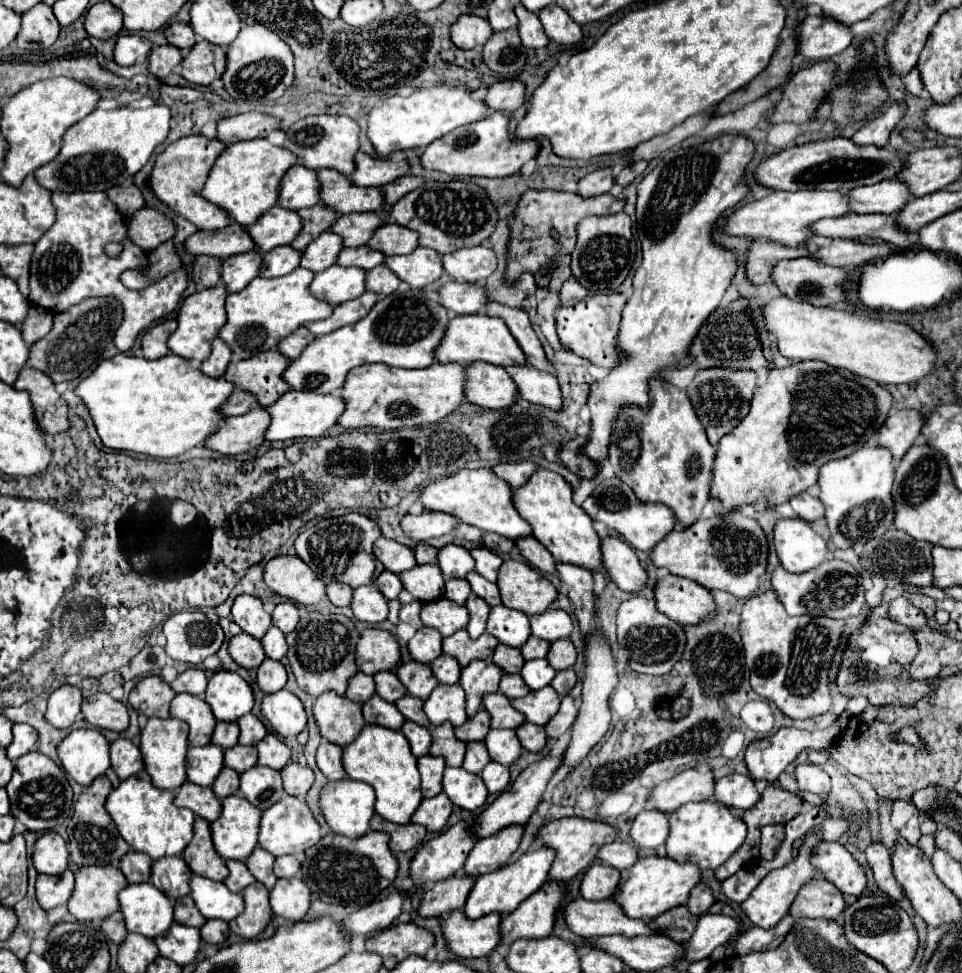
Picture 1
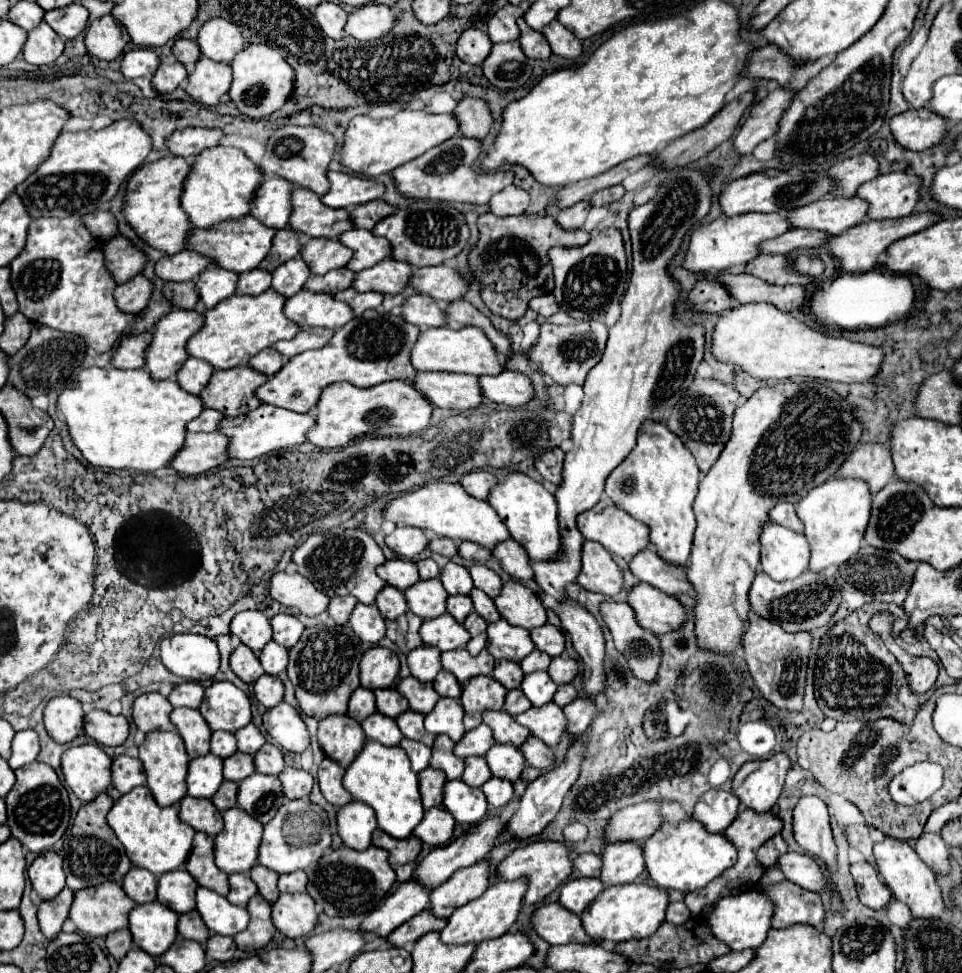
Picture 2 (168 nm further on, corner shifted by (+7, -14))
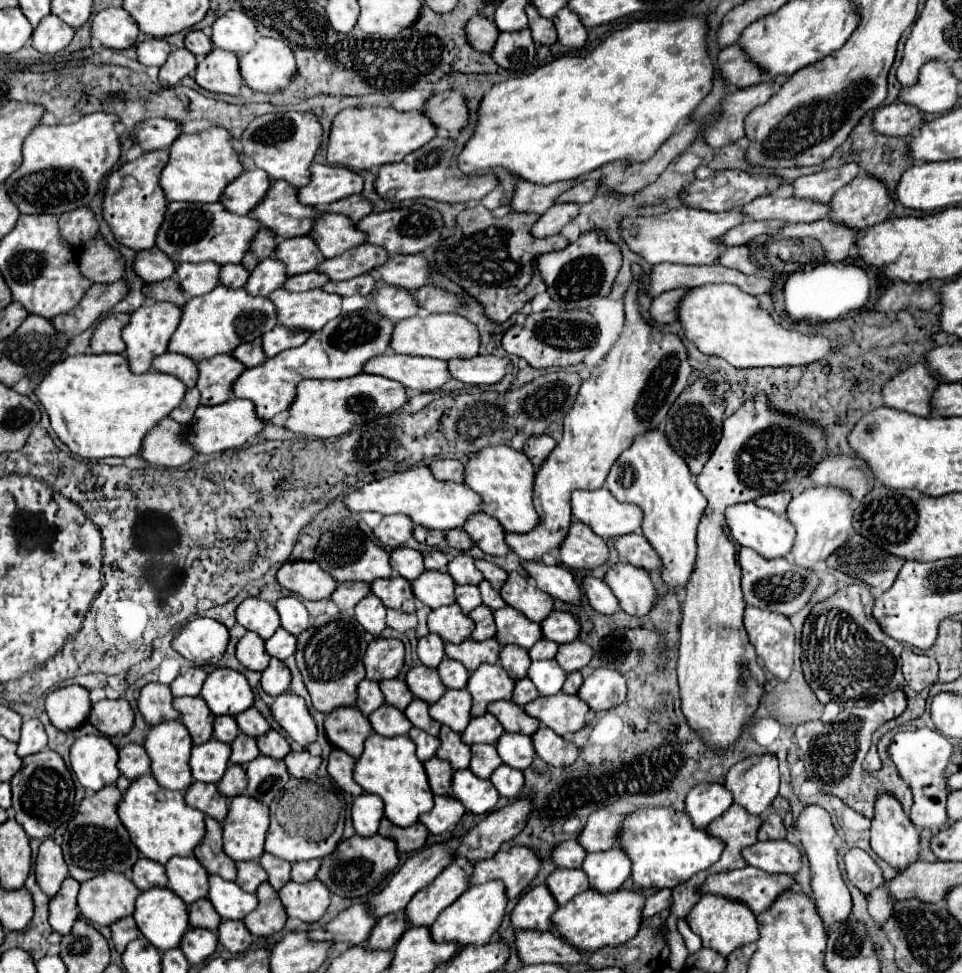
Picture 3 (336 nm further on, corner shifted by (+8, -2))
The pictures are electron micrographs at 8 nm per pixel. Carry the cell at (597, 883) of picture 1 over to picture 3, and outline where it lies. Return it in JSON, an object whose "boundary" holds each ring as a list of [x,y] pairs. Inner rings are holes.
{"boundary":[[[553,870],[547,878],[547,888],[551,890],[559,906],[567,904],[573,896],[589,890],[589,882],[583,870]]]}

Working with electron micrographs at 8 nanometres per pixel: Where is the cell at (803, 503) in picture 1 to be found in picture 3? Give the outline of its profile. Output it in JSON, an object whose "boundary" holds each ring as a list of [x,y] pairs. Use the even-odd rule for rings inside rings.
{"boundary":[[[777,492],[777,494],[767,494],[767,496],[761,496],[761,498],[757,498],[755,500],[755,504],[759,504],[759,506],[765,506],[765,508],[769,508],[771,512],[775,512],[775,514],[785,514],[785,508],[787,508],[787,504],[791,502],[791,494],[789,492]]]}

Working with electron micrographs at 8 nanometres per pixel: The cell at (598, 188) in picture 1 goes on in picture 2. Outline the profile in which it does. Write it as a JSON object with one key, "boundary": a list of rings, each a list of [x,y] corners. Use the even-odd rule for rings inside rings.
{"boundary":[[[582,200],[570,208],[564,208],[560,210],[560,214],[556,216],[556,222],[562,226],[562,228],[582,228],[582,224],[586,222],[586,216],[590,212],[592,204],[590,200]]]}

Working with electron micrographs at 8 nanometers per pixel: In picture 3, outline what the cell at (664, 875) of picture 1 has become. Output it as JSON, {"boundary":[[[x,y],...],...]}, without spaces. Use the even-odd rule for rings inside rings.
{"boundary":[[[593,888],[581,892],[569,904],[559,906],[553,916],[551,924],[555,932],[573,948],[577,948],[583,954],[595,952],[605,946],[617,946],[627,940],[631,940],[639,926],[641,926],[641,908],[645,904],[645,896],[641,892],[633,890],[617,890],[613,894],[601,894]]]}

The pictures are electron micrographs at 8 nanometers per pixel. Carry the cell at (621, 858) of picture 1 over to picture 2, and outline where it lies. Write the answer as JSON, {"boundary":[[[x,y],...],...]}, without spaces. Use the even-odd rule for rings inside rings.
{"boundary":[[[578,854],[574,858],[574,868],[584,878],[598,878],[602,870],[602,858],[598,854]]]}

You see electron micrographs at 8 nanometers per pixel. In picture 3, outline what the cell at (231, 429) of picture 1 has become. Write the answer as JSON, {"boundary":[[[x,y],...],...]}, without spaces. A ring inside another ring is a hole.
{"boundary":[[[171,418],[161,420],[161,424],[157,424],[149,436],[145,436],[139,456],[149,464],[161,464],[169,468],[183,466],[195,456],[193,448],[185,442],[185,432],[187,430]]]}

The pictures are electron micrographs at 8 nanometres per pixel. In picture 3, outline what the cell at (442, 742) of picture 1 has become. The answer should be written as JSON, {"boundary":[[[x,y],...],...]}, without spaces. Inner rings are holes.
{"boundary":[[[443,726],[439,738],[441,738],[441,748],[437,750],[437,756],[439,756],[441,760],[447,760],[453,770],[469,768],[471,750],[469,750],[469,746],[461,740],[461,734],[457,734],[457,732],[449,730],[447,726]]]}

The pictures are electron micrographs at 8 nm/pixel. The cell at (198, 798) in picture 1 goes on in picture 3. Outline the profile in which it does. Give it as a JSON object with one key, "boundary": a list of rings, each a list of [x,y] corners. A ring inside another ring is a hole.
{"boundary":[[[193,782],[185,792],[185,802],[191,808],[197,808],[203,814],[215,818],[217,822],[223,822],[227,816],[227,798],[219,794],[215,784]]]}

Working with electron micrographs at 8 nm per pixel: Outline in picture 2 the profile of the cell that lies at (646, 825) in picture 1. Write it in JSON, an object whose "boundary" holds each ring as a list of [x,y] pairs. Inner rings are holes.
{"boundary":[[[610,844],[602,852],[604,868],[600,880],[608,886],[634,882],[646,868],[642,860],[642,844]]]}

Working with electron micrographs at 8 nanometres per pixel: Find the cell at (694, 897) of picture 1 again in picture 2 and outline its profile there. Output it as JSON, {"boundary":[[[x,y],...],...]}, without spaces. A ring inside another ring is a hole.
{"boundary":[[[672,902],[666,910],[666,920],[672,924],[686,924],[690,920],[690,910],[684,902]]]}

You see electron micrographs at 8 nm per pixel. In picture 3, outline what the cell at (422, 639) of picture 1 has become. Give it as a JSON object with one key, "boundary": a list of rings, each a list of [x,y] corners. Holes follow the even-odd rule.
{"boundary":[[[427,634],[423,638],[419,638],[419,646],[417,646],[417,656],[419,660],[429,666],[429,668],[437,668],[445,656],[443,652],[443,646],[445,642],[437,636],[437,634]]]}

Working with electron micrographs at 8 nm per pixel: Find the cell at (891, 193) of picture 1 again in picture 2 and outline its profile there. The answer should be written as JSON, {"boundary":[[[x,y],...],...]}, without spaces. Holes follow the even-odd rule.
{"boundary":[[[852,196],[850,200],[822,198],[796,208],[788,218],[794,228],[814,228],[838,234],[846,232],[846,228],[854,228],[854,224],[862,224],[866,220],[868,206],[870,204],[866,204],[866,200],[858,200],[858,196]]]}

